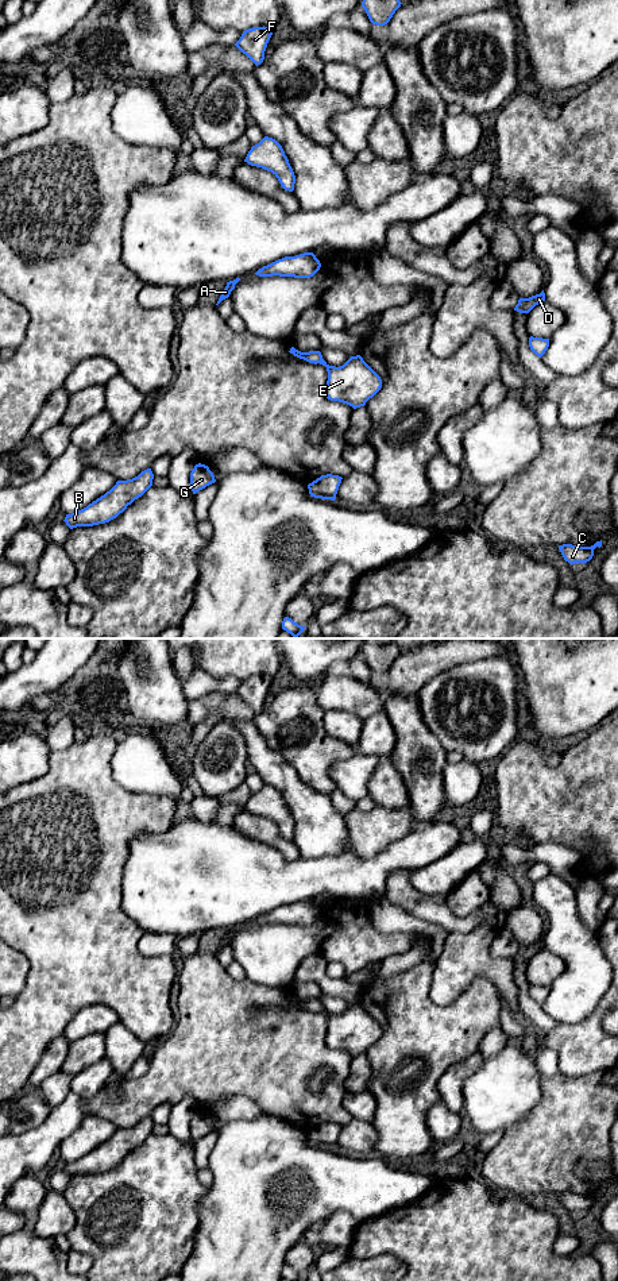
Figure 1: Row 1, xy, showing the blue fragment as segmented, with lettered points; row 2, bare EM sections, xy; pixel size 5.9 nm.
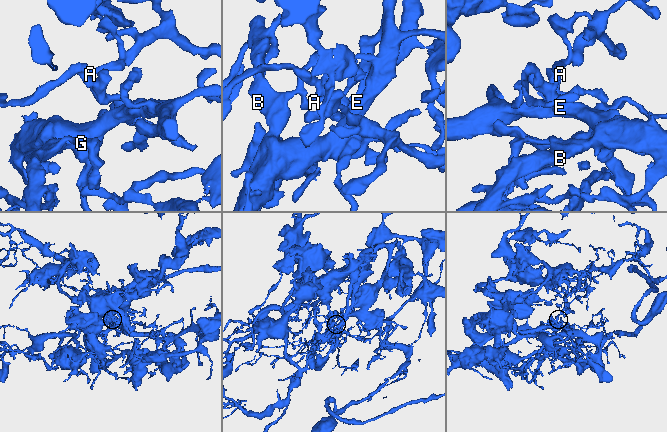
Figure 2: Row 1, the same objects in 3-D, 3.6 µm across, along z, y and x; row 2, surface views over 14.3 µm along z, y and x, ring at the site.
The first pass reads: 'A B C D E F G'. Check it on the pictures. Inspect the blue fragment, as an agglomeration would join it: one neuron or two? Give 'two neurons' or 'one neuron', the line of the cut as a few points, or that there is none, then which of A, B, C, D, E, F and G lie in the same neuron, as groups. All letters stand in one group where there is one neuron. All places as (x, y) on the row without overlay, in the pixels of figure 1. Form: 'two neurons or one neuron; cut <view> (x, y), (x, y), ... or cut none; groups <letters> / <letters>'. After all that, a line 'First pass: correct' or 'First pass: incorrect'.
one neuron; cut none; groups A B C D E F G
First pass: correct

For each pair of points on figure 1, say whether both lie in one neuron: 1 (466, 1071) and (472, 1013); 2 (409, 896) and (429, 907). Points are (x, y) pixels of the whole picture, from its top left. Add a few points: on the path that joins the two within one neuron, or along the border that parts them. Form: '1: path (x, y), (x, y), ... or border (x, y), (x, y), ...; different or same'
1: border (478, 1052), (454, 1063), (441, 1076); different
2: path (414, 902), (424, 906); same

